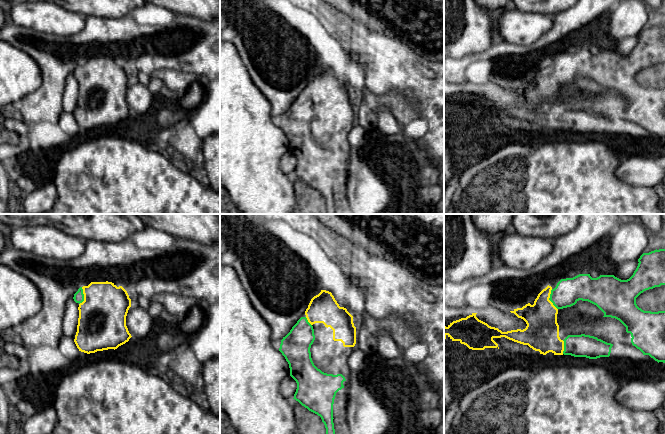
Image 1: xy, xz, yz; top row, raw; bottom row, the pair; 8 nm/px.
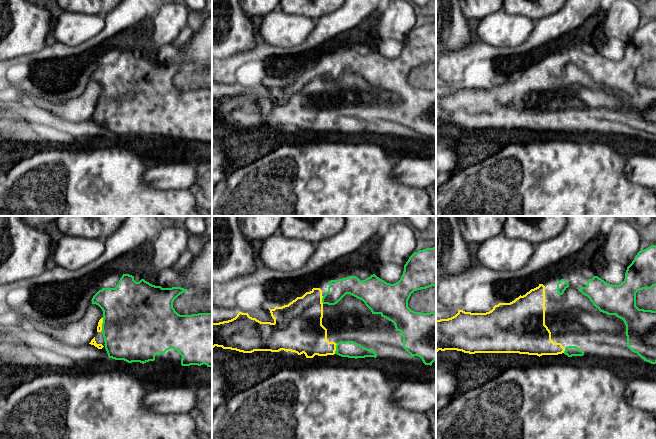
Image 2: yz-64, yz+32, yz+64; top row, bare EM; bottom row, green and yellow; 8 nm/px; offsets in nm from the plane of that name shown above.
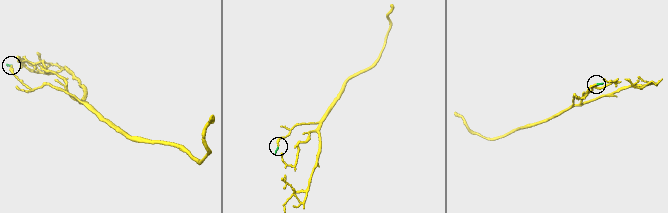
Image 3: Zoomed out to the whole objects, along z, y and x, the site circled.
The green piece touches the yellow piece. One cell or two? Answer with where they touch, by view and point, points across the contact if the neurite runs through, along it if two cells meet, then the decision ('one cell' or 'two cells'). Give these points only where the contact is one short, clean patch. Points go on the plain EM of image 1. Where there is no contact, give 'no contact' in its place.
meets green in yz at (549, 75); one cell

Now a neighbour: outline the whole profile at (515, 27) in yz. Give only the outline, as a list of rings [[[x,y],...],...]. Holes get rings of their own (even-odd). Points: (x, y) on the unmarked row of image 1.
[[[513,6],[497,13],[496,35],[513,45],[532,45],[551,29],[553,16],[522,12]]]

